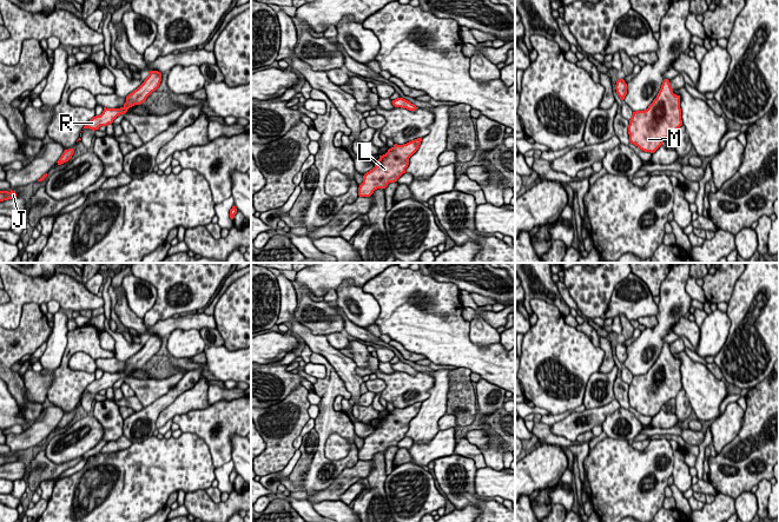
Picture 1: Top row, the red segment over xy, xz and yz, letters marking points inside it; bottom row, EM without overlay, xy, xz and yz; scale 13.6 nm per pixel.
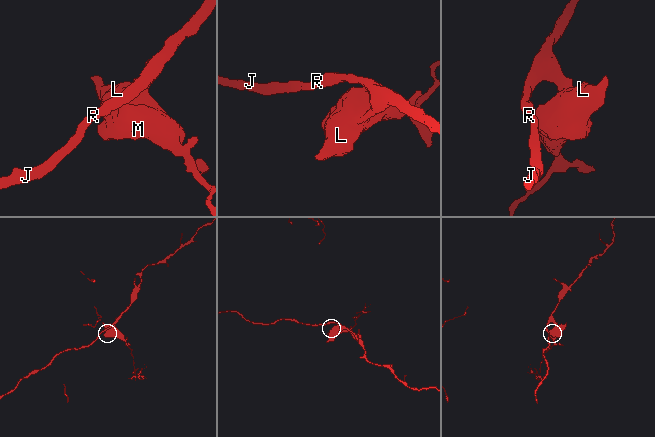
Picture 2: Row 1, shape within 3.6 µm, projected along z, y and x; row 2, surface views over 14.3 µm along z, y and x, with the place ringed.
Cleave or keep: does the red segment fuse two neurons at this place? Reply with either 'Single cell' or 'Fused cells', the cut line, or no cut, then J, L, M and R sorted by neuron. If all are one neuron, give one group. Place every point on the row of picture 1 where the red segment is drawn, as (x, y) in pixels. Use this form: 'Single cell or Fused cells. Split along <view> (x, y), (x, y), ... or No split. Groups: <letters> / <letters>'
Single cell. No split. Groups: J L M R

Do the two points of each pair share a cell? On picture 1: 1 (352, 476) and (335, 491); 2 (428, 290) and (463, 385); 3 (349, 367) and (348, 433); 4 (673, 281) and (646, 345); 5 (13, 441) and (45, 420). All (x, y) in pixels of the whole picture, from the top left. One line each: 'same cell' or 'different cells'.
1: same cell
2: different cells
3: different cells
4: same cell
5: same cell

